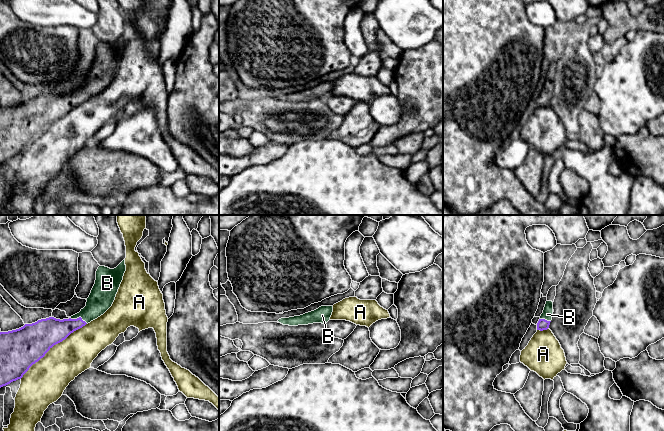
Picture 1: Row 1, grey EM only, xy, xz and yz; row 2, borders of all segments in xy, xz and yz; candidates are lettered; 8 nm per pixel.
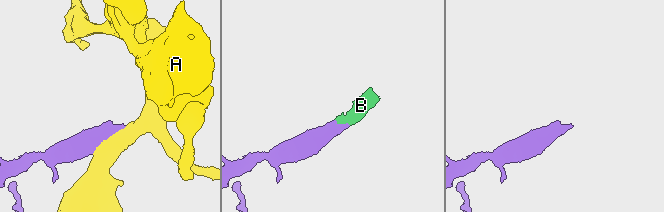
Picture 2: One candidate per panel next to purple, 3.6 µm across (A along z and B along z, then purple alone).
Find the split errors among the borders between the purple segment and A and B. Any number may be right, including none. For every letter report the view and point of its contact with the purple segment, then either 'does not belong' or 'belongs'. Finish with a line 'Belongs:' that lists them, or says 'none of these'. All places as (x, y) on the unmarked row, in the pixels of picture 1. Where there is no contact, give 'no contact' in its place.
A: xy (52, 122) | does not belong
B: xy (79, 93) | belongs
Belongs: B

